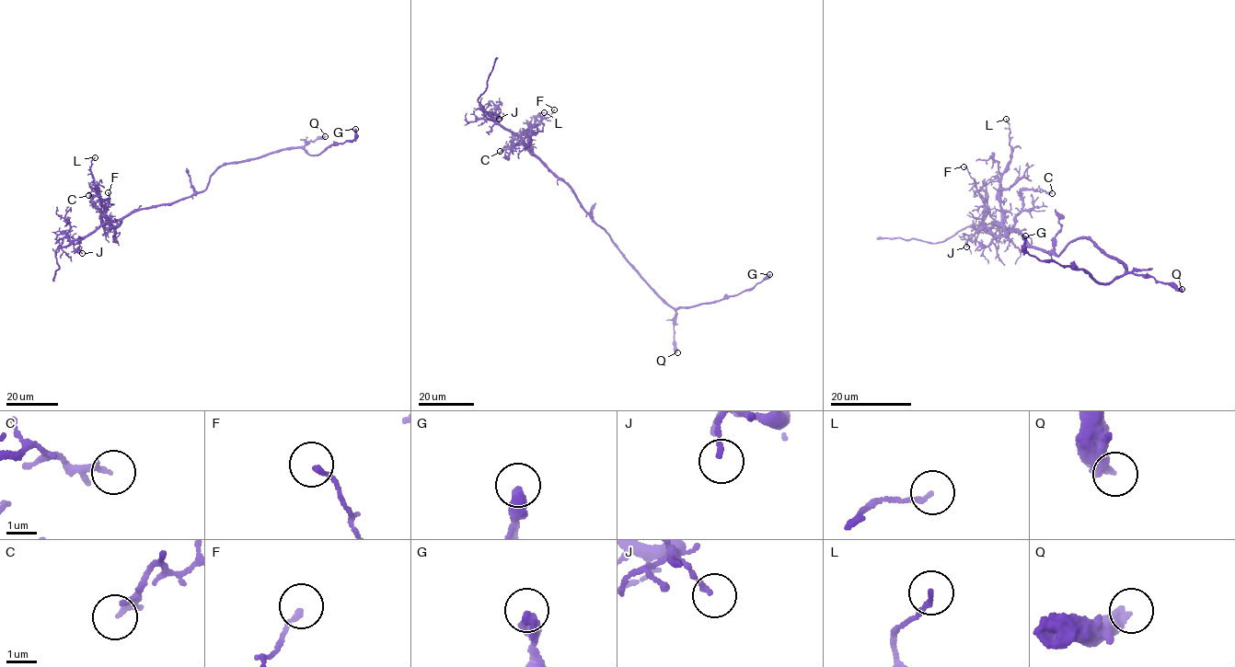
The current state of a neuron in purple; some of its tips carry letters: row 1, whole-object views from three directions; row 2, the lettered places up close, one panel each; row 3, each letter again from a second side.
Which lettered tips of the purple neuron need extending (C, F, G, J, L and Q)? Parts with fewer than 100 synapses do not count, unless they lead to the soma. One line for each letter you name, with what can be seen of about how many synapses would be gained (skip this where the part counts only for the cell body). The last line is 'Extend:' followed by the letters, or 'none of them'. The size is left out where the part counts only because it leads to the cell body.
Extend: none of them

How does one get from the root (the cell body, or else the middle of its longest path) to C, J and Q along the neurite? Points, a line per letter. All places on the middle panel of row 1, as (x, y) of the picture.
C: (595, 222), (573, 191), (545, 163), (525, 146), (513, 146), (515, 144), (513, 137), (511, 144), (500, 151)
J: (595, 222), (573, 191), (522, 138), (490, 117), (498, 115), (499, 119)
Q: (595, 222), (642, 280), (675, 312), (673, 328), (677, 352)

